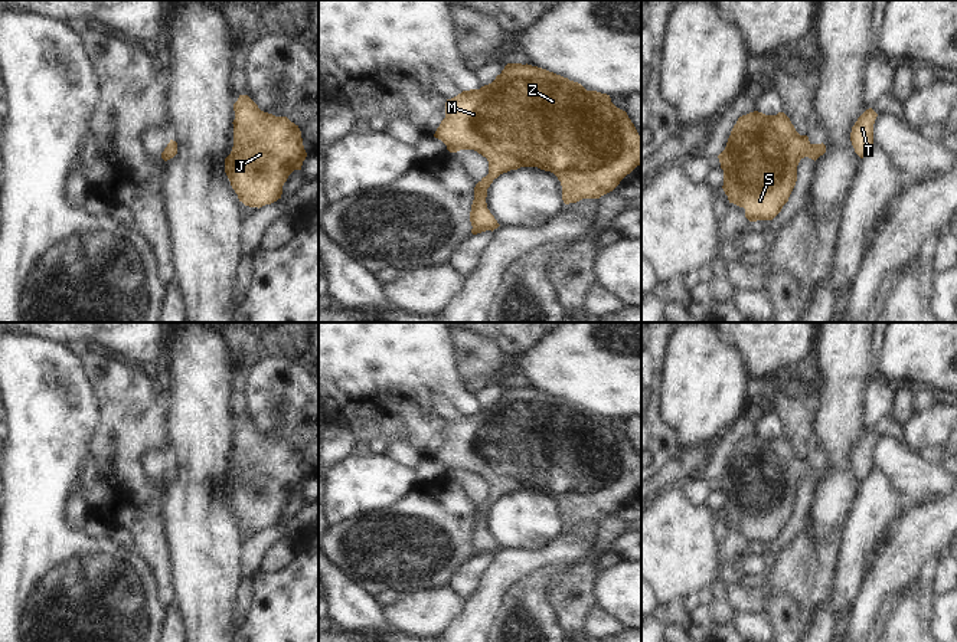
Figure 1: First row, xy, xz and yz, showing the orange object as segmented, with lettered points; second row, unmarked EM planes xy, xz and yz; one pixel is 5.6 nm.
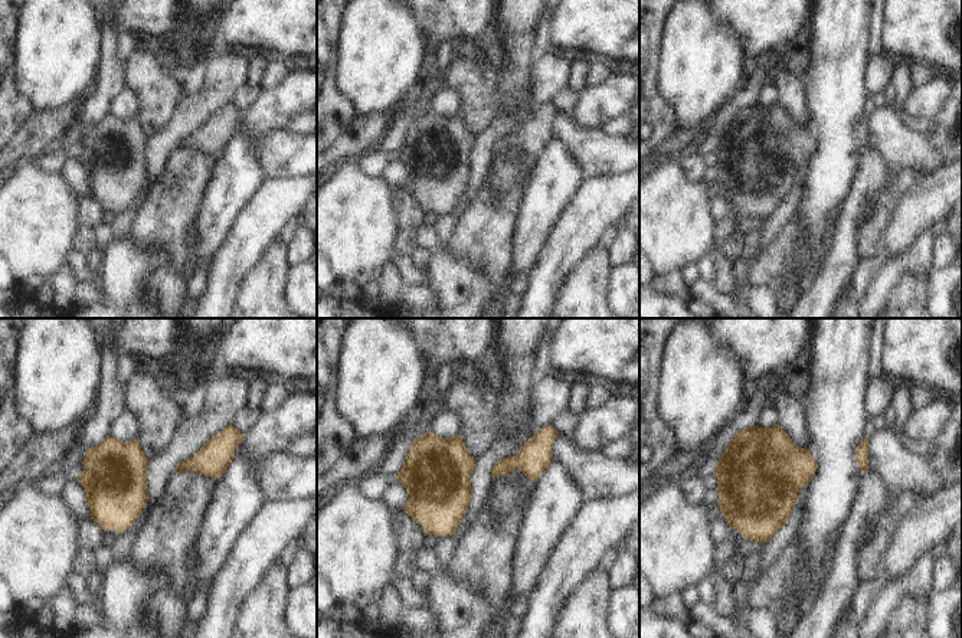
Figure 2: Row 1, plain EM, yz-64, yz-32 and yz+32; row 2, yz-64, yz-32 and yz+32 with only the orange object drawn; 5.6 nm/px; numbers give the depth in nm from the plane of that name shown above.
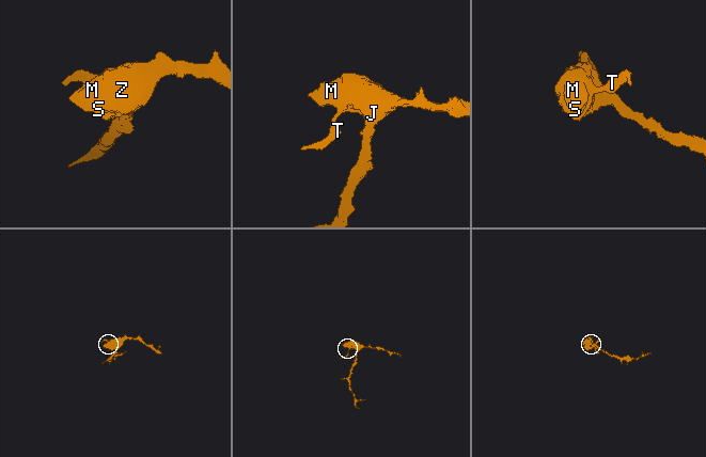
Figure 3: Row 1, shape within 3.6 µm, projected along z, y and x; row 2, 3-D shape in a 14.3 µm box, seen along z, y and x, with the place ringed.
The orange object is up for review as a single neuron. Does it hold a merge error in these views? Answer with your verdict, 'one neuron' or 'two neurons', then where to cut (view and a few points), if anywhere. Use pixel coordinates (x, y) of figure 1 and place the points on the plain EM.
one neuron | no cut

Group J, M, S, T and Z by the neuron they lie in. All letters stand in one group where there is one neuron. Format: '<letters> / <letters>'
J M S T Z

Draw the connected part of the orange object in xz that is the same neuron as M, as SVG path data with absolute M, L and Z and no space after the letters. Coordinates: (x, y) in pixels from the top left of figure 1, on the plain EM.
M507 386L491 406L480 412L463 413L447 422L445 440L434 459L441 462L450 475L474 472L489 484L489 497L474 510L470 534L473 557L486 553L493 554L500 548L487 531L486 520L493 502L503 495L520 489L538 489L551 494L561 504L564 525L569 527L582 521L600 521L613 514L627 497L641 487L641 459L627 435L617 430L610 417L587 413L578 404L528 386Z

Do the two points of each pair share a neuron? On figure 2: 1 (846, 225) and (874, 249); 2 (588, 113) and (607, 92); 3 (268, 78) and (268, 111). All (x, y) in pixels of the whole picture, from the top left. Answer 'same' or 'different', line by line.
1: different
2: same
3: different

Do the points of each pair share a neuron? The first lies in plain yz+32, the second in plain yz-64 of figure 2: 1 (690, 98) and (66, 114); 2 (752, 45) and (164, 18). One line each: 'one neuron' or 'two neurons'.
1: two neurons
2: one neuron

